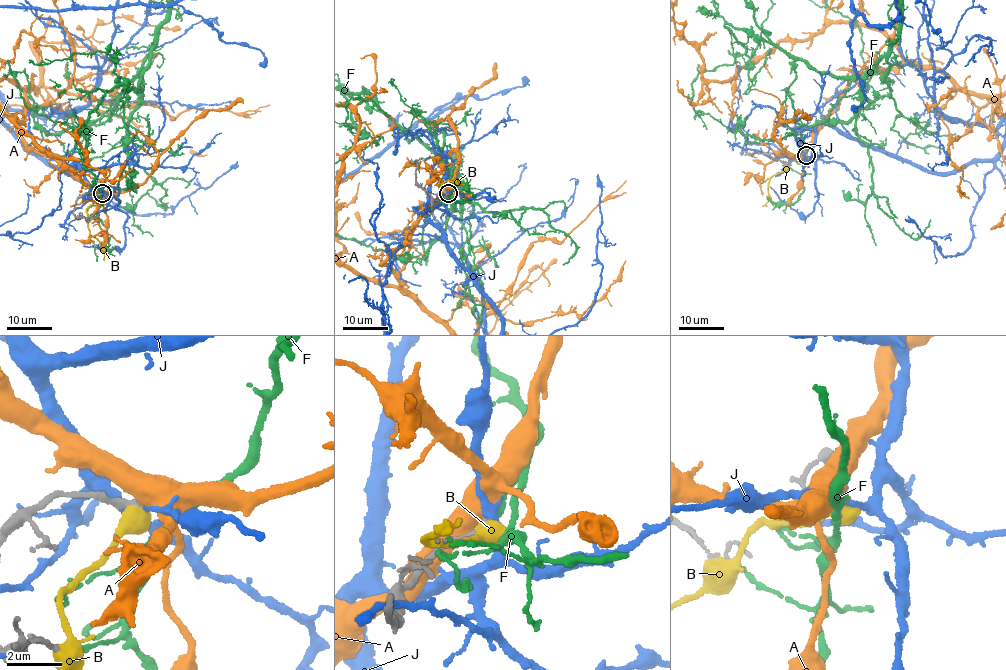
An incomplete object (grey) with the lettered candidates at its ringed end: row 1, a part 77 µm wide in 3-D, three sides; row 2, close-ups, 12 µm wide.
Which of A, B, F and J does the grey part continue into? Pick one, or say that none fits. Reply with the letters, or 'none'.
F

